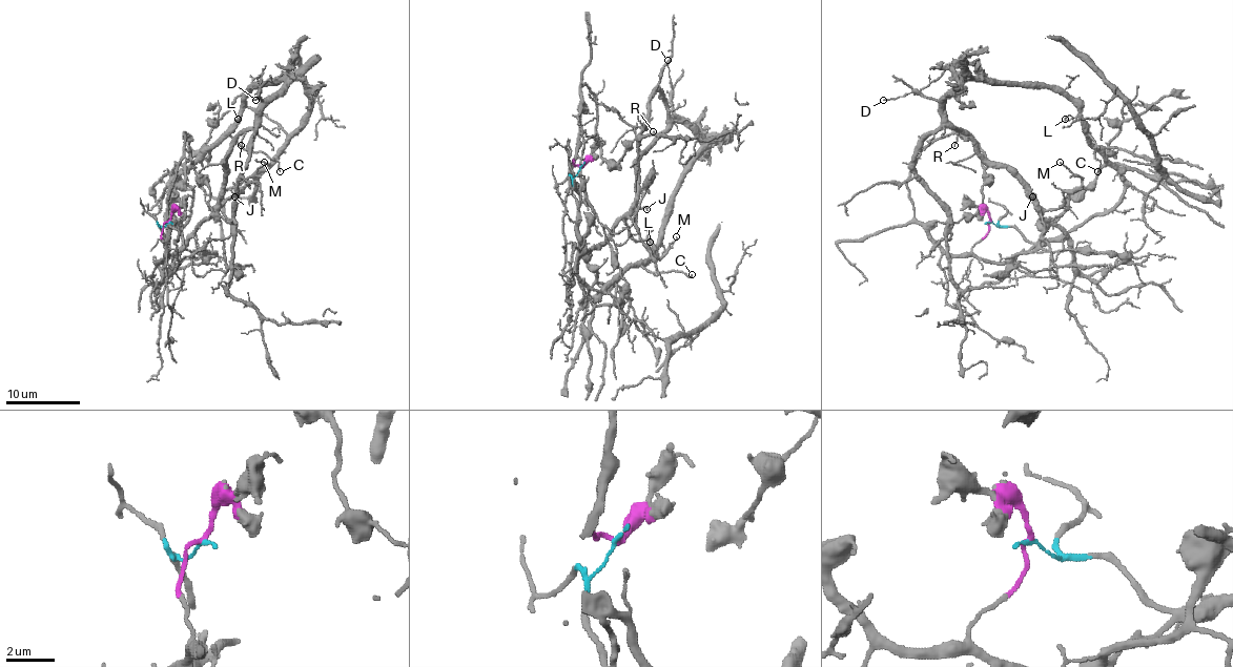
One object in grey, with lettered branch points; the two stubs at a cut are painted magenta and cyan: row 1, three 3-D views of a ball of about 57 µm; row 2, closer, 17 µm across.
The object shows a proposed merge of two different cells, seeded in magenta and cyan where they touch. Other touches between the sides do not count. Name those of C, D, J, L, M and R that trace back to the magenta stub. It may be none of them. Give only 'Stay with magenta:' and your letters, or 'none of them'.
Stay with magenta: none of them

